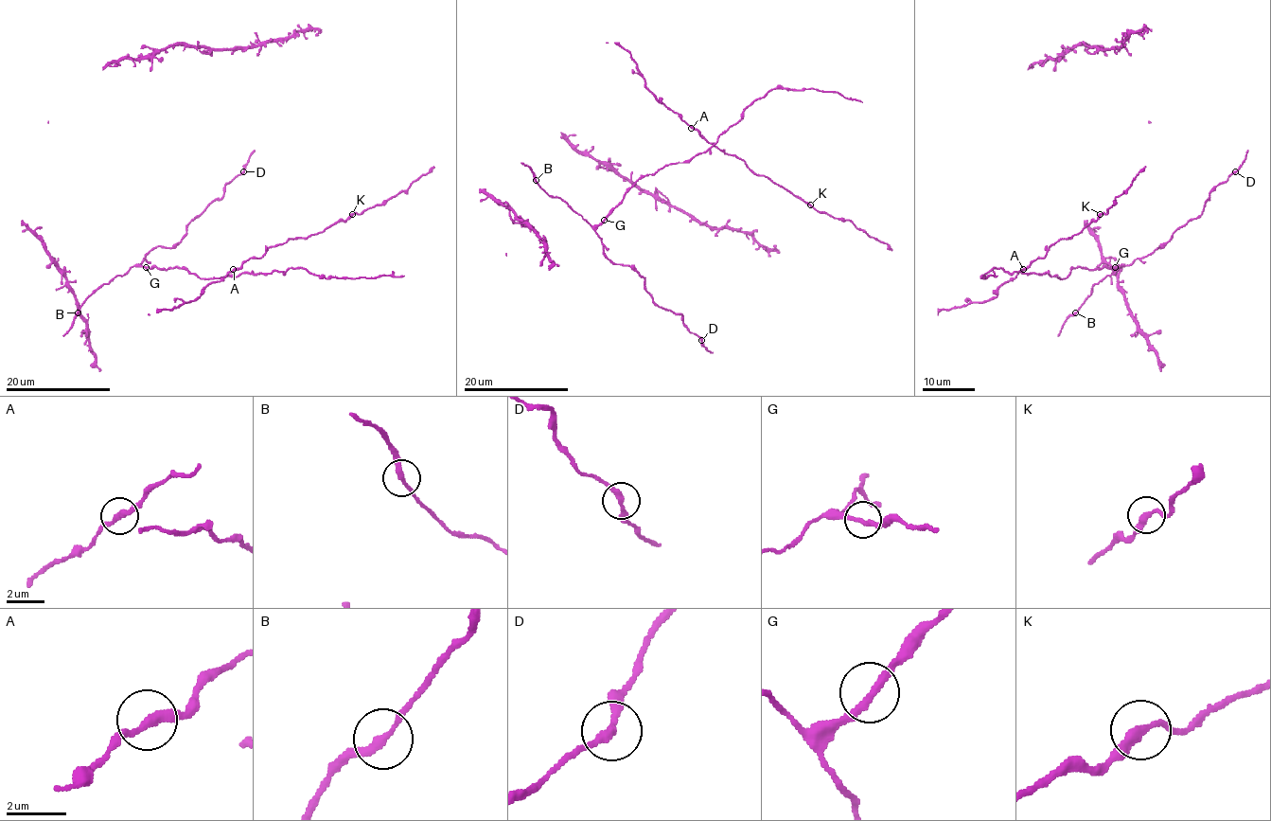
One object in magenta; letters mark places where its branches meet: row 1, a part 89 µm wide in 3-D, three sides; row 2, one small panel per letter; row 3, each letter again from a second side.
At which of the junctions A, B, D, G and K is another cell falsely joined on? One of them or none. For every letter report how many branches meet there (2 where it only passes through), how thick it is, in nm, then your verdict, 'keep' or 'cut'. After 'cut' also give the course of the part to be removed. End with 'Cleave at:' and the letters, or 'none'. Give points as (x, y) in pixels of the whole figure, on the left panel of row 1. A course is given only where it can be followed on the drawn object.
A: 2 branches meet; 260 nm thick; keep
B: 2 branches meet; 240 nm thick; keep
D: 2 branches meet; 240 nm thick; keep
G: 2 branches meet; 240 nm thick; keep
K: 2 branches meet; 260 nm thick; keep
Cleave at: none

